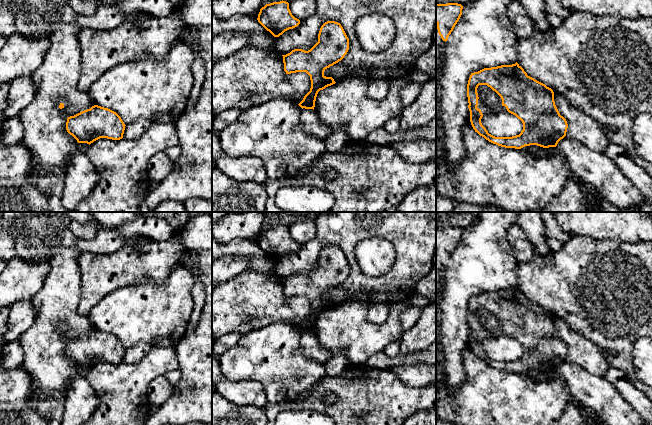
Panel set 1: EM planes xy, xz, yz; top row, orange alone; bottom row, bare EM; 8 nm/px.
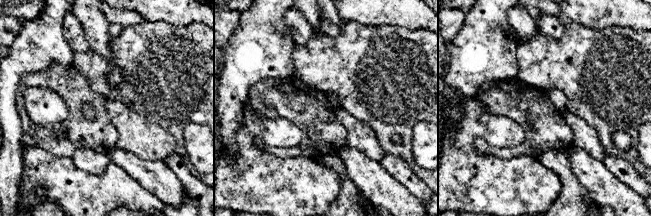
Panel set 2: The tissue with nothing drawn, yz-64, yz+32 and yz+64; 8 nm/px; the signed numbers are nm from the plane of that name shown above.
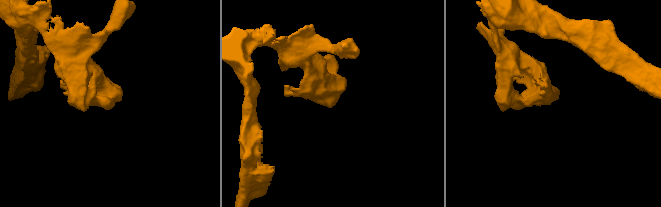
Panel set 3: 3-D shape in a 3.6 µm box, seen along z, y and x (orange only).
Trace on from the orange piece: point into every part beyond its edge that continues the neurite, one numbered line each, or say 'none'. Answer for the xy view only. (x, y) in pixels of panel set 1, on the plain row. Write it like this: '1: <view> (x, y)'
none

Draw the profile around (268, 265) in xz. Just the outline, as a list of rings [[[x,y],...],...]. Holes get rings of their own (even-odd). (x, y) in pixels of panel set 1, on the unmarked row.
[[[212,238],[212,263],[217,259],[226,256],[242,256],[249,259],[249,270],[254,270],[257,272],[270,272],[276,275],[276,261],[269,258],[266,253],[258,246],[257,243],[251,239],[234,239],[232,242],[219,243],[214,238]]]

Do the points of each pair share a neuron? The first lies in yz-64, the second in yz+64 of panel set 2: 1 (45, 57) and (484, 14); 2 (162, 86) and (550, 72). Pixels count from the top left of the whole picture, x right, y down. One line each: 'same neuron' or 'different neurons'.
1: same neuron
2: same neuron

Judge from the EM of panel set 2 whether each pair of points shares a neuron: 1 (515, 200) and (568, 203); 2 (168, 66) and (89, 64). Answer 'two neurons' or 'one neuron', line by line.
1: two neurons
2: one neuron

